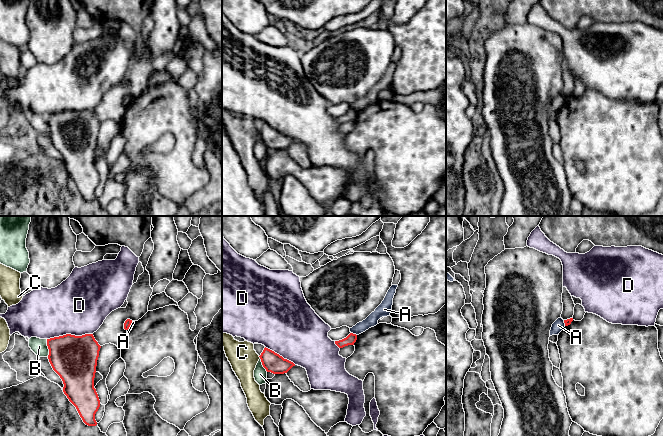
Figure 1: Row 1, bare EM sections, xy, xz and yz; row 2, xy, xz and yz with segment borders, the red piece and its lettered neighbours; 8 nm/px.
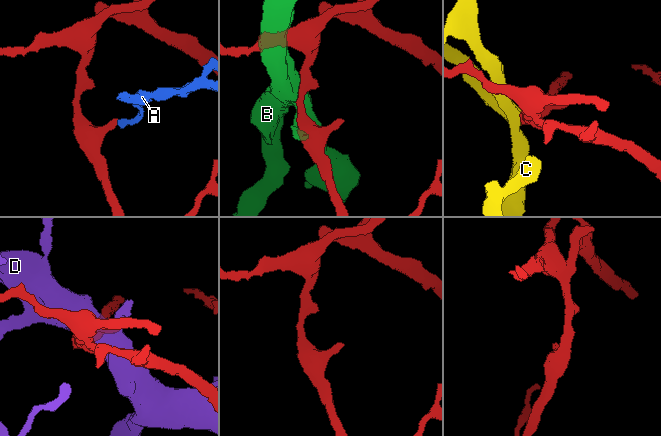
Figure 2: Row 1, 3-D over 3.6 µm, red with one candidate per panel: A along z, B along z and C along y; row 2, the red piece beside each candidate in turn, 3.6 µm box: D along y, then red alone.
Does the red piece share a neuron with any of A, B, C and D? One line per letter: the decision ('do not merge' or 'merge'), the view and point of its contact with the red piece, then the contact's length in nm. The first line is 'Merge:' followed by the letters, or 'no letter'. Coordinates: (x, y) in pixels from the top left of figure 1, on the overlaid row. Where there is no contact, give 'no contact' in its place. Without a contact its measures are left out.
Merge: no letter
A: do not merge | xz (354, 334) | 50 nm
B: do not merge | xy (48, 348) | 140 nm
C: do not merge | xz (259, 356) | 30 nm
D: do not merge | xy (69, 334) | 380 nm

